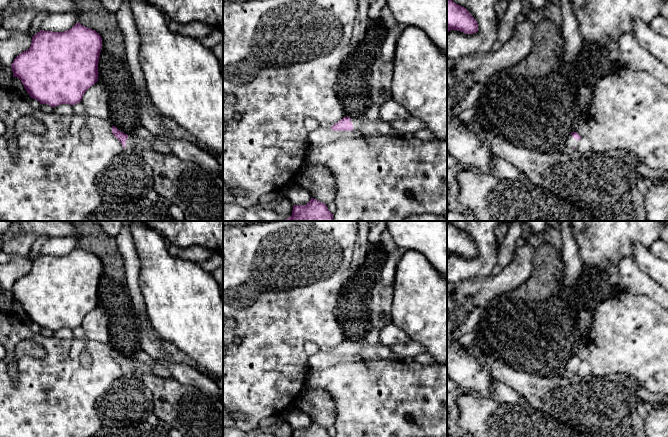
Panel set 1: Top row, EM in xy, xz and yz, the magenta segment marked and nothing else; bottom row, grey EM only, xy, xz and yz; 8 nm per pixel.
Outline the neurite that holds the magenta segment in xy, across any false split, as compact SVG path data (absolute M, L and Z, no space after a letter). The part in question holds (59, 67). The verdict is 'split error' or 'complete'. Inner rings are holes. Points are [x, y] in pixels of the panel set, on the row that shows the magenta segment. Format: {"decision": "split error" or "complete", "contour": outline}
{"decision": "complete", "contour": "M76 23L64 32L40 30L32 36L31 46L11 64L13 77L21 80L31 98L56 107L80 103L85 92L98 81L102 38L95 30Z"}

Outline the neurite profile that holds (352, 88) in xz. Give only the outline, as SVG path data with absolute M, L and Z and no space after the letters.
M381 16L369 22L364 40L342 64L336 84L336 94L346 117L363 118L372 104L370 69L374 51L384 42L388 28L380 26Z

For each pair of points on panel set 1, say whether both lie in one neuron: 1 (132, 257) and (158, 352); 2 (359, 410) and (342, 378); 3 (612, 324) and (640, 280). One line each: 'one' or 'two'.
1: one
2: one
3: two

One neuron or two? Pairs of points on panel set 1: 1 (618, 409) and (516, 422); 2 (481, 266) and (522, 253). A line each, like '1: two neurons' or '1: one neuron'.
1: two neurons
2: two neurons

